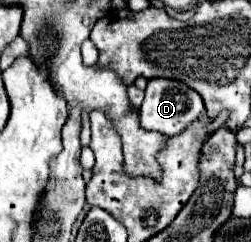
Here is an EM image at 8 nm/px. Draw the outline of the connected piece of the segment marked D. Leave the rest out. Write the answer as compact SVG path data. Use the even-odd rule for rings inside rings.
M149 80L147 88L145 88L145 100L139 110L141 128L159 132L169 138L181 134L181 130L191 126L203 114L205 114L205 106L203 106L201 96L177 80Z

